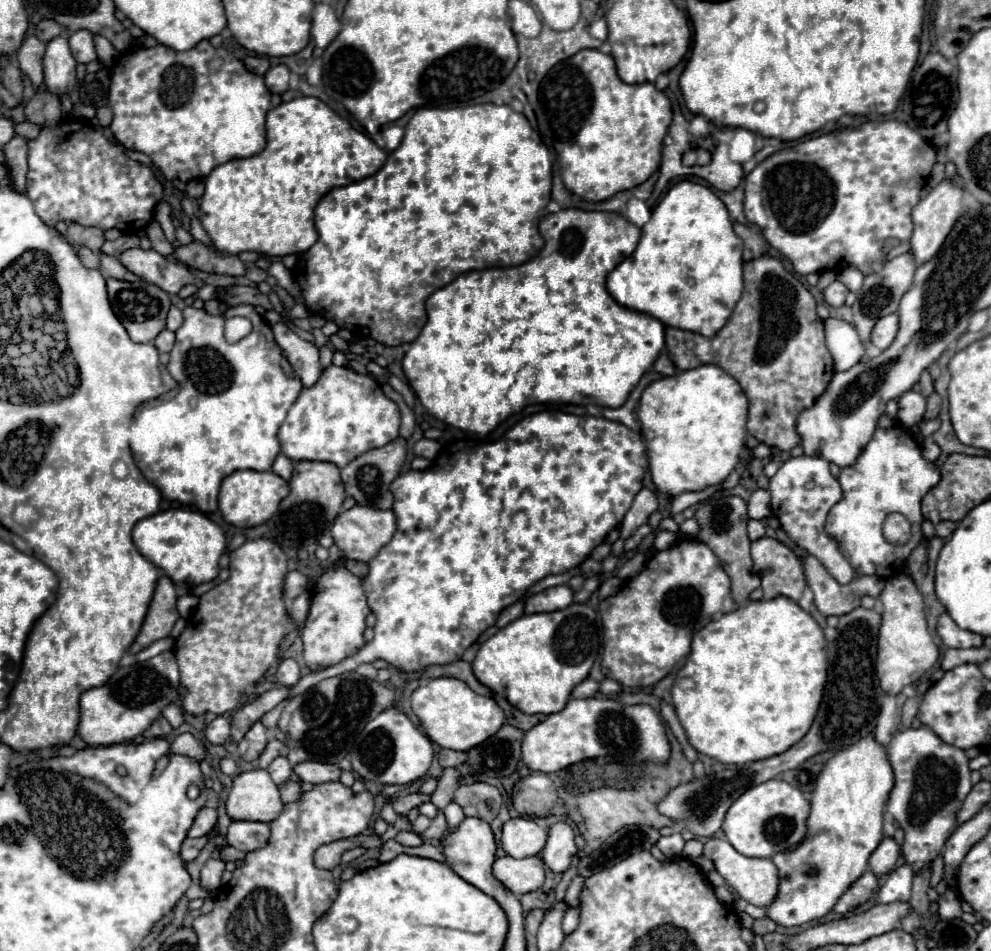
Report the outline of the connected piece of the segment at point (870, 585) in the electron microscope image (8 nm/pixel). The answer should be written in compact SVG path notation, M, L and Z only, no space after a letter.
M804 556L802 566L806 582L814 592L814 602L824 616L848 614L860 606L864 594L878 596L884 588L880 576L856 576L848 584L838 584L814 556Z

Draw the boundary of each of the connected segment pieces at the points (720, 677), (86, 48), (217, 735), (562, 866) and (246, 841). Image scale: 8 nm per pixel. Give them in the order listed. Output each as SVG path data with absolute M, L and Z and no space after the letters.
M786 596L746 602L696 632L690 656L672 686L672 704L676 716L680 712L680 724L696 752L740 768L748 762L782 754L804 738L818 712L827 670L826 638L808 612Z
M78 30L70 34L70 50L72 50L72 56L82 64L98 60L96 50L94 50L94 40L88 30Z
M216 716L208 726L206 726L206 738L212 744L226 744L230 738L230 722L226 716Z
M556 822L548 828L548 842L542 850L542 860L552 872L564 872L570 866L572 856L578 852L574 844L574 830L568 822Z
M232 820L226 840L228 846L242 850L242 852L252 852L262 846L266 846L270 838L270 828L264 822L250 822L250 820Z

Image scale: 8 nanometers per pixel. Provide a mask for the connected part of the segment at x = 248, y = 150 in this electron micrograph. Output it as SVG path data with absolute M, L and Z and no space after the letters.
M202 40L192 50L186 50L186 52L176 52L176 50L168 48L168 46L158 44L154 48L140 48L140 50L132 50L132 52L122 54L120 60L116 62L114 70L112 70L112 84L110 84L108 104L112 106L112 112L114 112L114 120L110 124L110 130L112 130L114 138L120 144L124 144L126 148L130 148L130 150L138 150L138 152L148 154L152 158L152 162L162 170L166 180L180 178L182 182L188 182L188 180L206 178L212 172L212 168L216 168L218 164L224 164L224 162L228 162L232 158L254 156L254 154L262 152L264 146L266 146L266 128L264 128L264 122L266 122L266 112L270 110L270 92L268 92L262 76L252 74L250 70L246 70L246 66L232 52L228 52L226 48L214 48L208 40Z

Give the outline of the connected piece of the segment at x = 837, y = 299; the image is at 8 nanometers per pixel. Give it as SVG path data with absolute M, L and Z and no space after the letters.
M834 280L834 282L824 290L824 298L826 298L826 302L828 302L830 306L842 306L844 300L846 300L846 294L848 294L848 288L846 288L842 282L838 282L838 280Z

